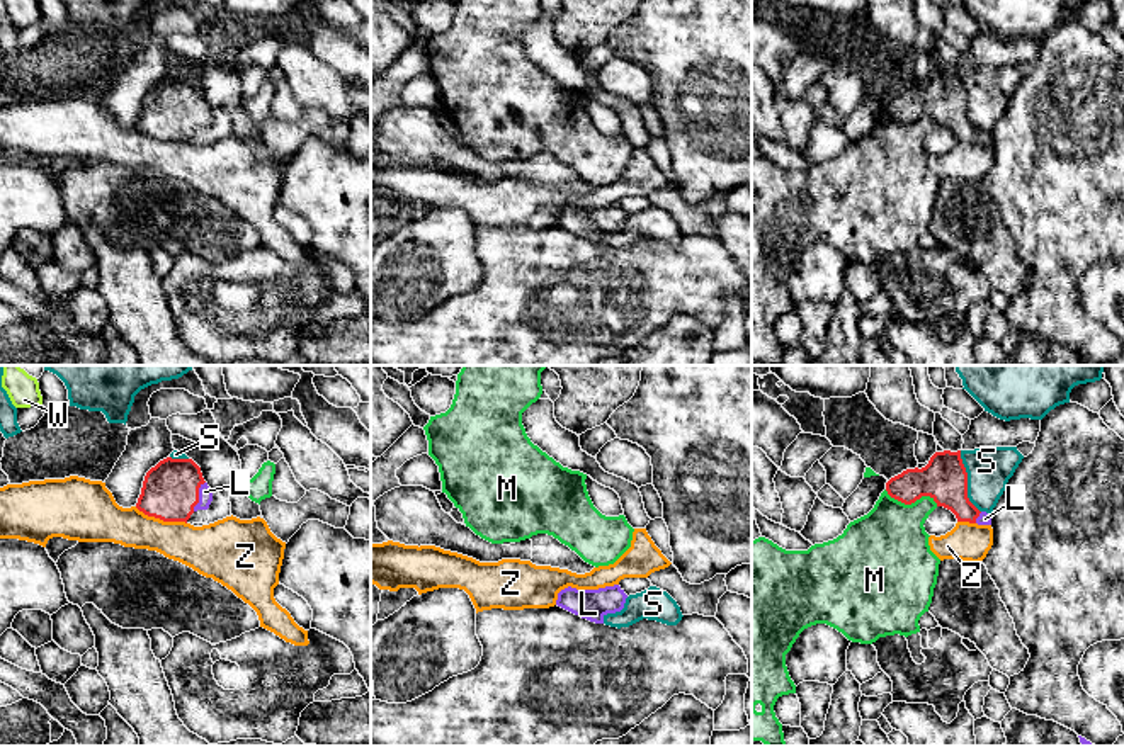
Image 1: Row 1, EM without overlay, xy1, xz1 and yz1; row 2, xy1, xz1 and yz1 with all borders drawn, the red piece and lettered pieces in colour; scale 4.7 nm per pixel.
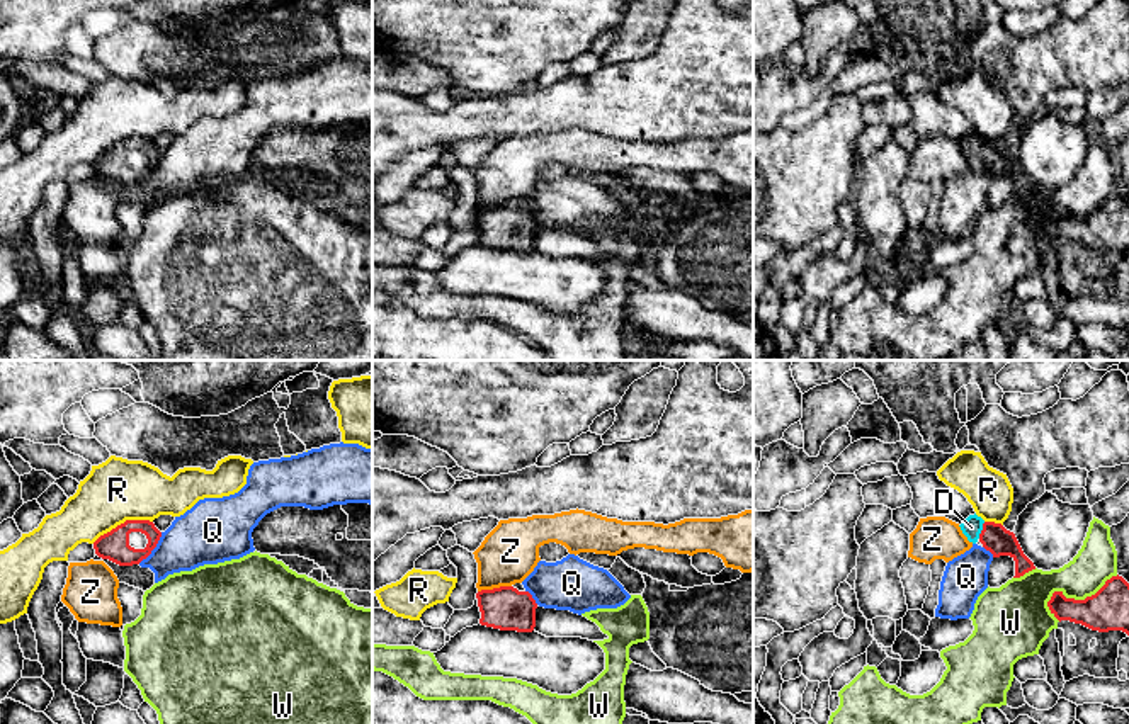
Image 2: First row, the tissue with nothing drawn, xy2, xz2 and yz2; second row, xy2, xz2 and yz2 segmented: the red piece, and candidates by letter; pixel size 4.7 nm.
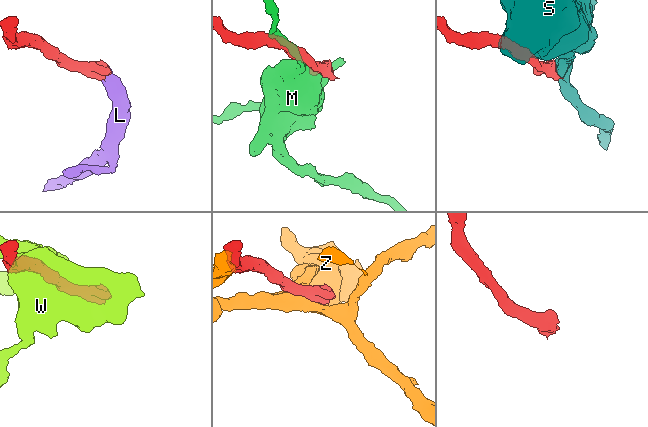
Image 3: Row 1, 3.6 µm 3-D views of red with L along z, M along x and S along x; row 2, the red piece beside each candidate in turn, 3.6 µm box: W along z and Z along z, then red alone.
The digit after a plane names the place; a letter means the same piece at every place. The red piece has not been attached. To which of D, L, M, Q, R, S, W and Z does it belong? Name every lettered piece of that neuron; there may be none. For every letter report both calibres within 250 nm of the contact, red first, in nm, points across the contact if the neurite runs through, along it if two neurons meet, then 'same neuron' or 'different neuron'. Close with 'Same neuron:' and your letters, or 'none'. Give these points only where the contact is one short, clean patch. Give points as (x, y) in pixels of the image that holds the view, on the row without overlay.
D: calibres 140 and 100 nm; way yz2 (995, 157), (981, 150), (971, 147); same neuron
L: calibres 280 and 60 nm; way xy1 (170, 109), (182, 109), (198, 116), (204, 111); same neuron
M: calibres 220 and 380 nm; different neuron
Q: calibres 140 and 280 nm; border xy2 (162, 152), (157, 165), (138, 182); different neuron
R: calibres 140 and 300 nm; border xy2 (152, 140), (124, 140), (92, 162); different neuron
S: calibres 220 and 220 nm; border yz1 (959, 70), (968, 96), (968, 119), (980, 131); different neuron
W: calibres 190 and 220 nm; different neuron
Z: calibres 280 and 220 nm; different neuron
Same neuron: D, L

